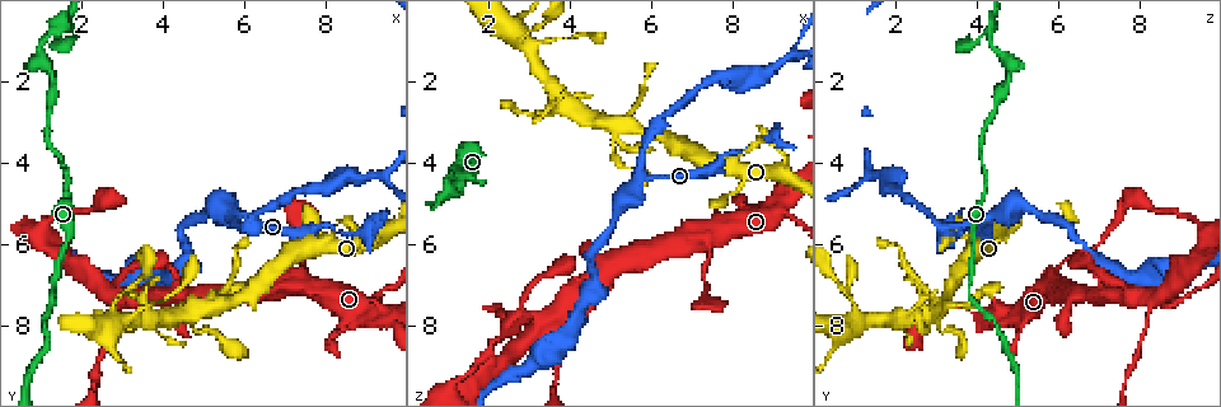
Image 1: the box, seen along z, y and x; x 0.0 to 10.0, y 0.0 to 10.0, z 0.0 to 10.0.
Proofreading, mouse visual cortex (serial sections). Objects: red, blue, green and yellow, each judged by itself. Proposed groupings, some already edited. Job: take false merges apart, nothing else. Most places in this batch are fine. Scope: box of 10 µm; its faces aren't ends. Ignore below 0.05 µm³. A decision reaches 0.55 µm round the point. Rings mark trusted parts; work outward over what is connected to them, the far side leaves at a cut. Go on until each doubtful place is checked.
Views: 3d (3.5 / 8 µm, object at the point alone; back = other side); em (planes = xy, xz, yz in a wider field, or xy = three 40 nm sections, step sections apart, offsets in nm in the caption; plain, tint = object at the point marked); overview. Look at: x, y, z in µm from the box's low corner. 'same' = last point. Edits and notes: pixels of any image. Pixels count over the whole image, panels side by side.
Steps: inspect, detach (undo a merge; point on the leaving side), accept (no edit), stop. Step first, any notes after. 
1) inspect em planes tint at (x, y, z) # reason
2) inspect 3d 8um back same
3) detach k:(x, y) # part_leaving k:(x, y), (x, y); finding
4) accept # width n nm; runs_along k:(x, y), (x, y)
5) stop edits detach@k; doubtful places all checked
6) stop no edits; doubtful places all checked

inspect 3d 8um back at (5.60, 5.20, 4.50)

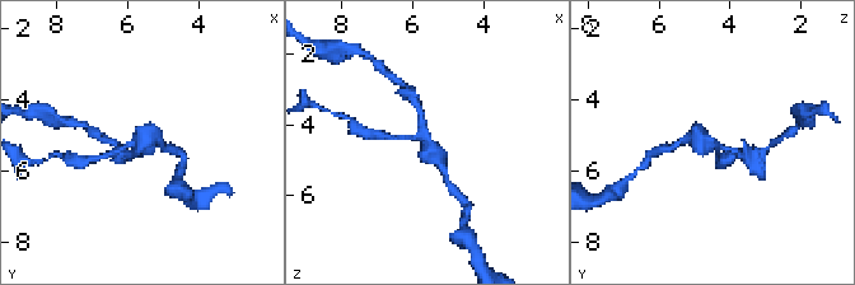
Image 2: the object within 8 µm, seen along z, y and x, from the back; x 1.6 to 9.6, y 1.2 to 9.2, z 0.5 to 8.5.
inspect 3d 3.5um same

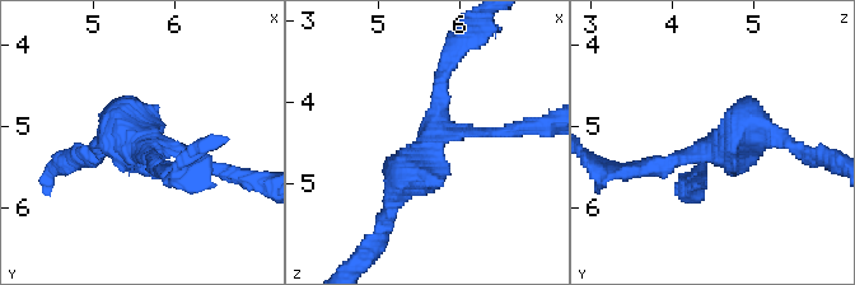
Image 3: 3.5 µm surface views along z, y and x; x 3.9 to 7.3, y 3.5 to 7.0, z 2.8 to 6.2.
inspect em xy step 3 tint at (5.65, 5.20, 4.55) # need the tissue

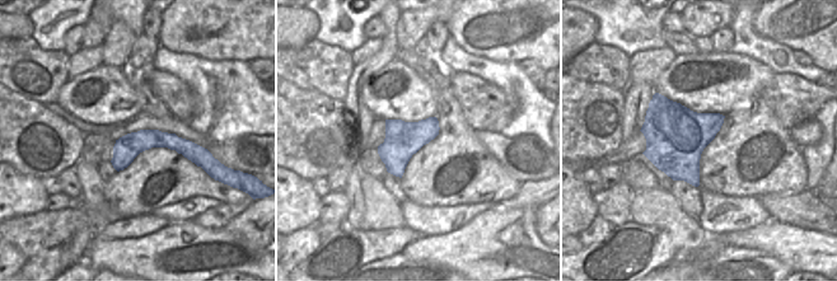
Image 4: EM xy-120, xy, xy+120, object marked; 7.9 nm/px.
accept # runs_along 3:(504, 132), (438, 132), (391, 208); continuous, no second cell

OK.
inspect 3d 3.5um at (1.25, 0.75, 4.30) # branch point

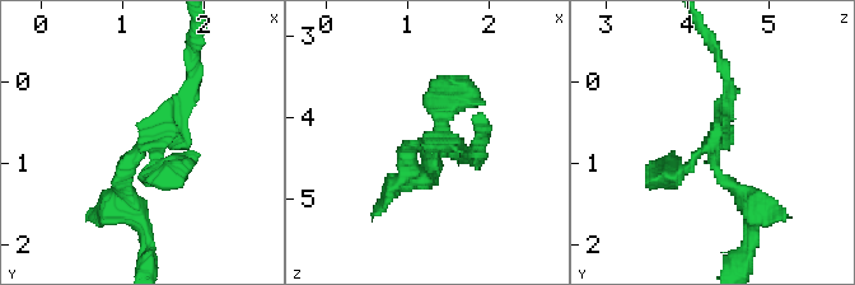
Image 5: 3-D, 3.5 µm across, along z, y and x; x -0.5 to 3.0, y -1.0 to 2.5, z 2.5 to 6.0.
inspect em xy step 1 tint at (1.30, 0.80, 4.30)

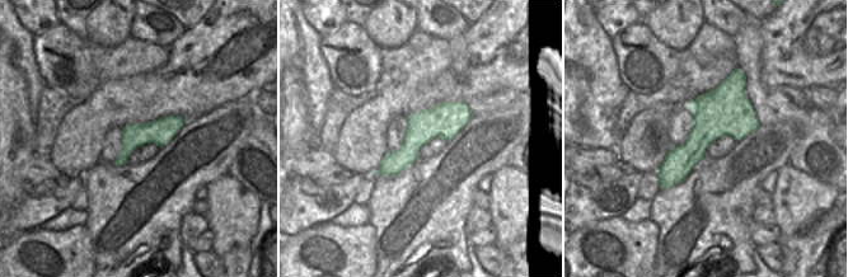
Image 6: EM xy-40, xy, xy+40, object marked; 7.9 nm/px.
accept # runs_along 6:(464, 107), (380, 170); all the same cell

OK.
inspect 3d 3.5um at (3.10, 7.30, 8.20) # sudden change in width

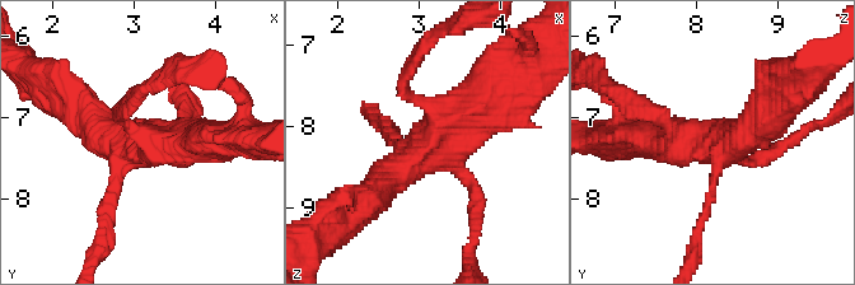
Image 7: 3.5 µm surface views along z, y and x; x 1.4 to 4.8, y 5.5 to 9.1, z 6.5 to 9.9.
inspect em xy step 2 tint at (3.15, 7.35, 8.25) # shape alone is not enough

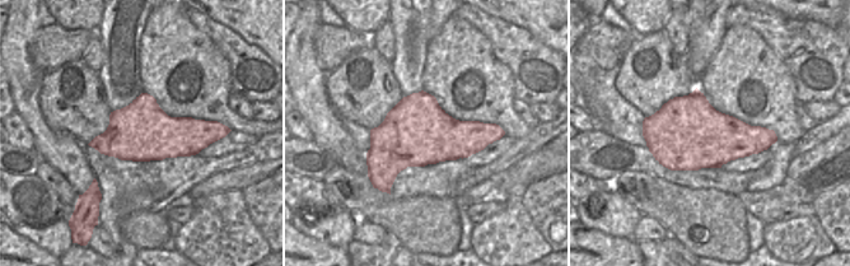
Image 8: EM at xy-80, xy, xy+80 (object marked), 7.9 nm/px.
accept # one cell here

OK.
stop no edits; doubtful places all checked

